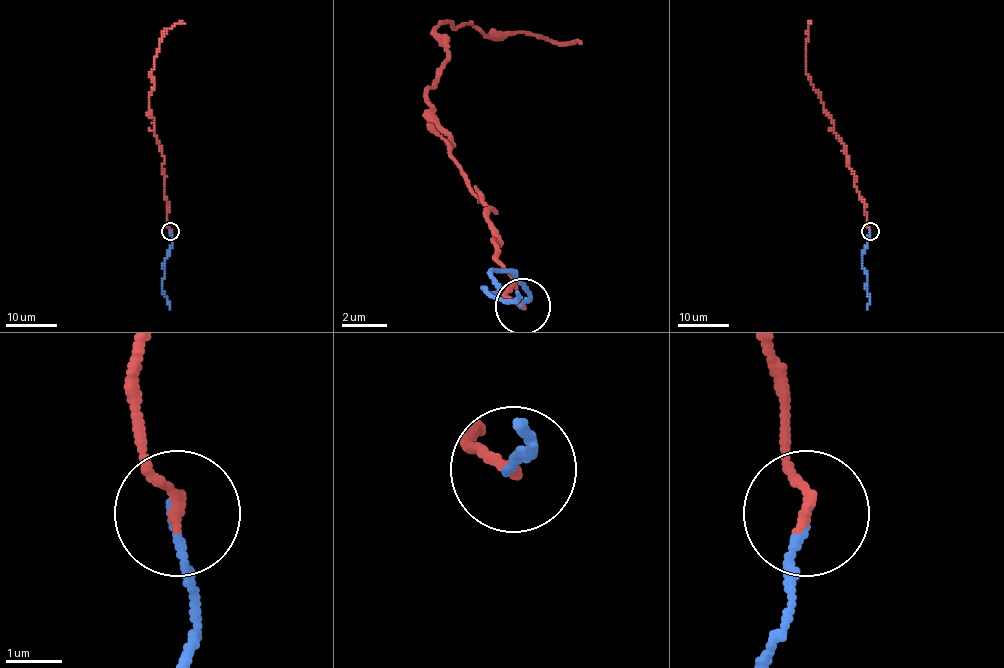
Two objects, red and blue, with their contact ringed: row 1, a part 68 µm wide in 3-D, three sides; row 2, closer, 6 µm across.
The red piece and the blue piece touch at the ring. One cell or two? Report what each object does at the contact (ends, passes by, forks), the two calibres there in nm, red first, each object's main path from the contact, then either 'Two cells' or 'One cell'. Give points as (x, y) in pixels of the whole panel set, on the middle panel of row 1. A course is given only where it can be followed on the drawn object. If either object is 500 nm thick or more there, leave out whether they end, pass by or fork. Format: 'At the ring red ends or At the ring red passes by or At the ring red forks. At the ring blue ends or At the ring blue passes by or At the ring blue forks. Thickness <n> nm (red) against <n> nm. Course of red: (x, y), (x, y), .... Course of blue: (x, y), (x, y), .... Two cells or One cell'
At the ring red ends. At the ring blue ends. Thickness 200 nm (red) against 150 nm. Course of red: (521, 307), (504, 290), (515, 285), (499, 262), (493, 212), (426, 100), (448, 61), (437, 27), (583, 39). Course of blue: (521, 307), (527, 290), (493, 268), (499, 290), (482, 290), (504, 302), (515, 290). One cell

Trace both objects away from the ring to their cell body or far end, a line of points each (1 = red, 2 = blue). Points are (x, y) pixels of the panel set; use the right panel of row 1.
1: (870, 232), (865, 201), (855, 185), (846, 146), (836, 134), (820, 94), (806, 72), (809, 24)
2: (870, 232), (861, 261), (866, 274), (869, 298), (866, 308)

